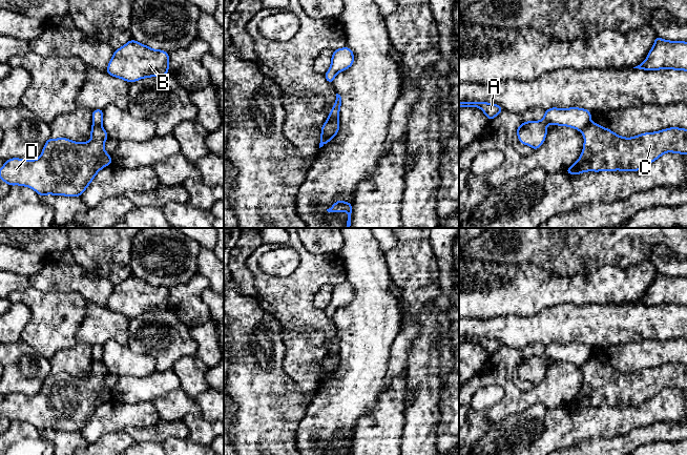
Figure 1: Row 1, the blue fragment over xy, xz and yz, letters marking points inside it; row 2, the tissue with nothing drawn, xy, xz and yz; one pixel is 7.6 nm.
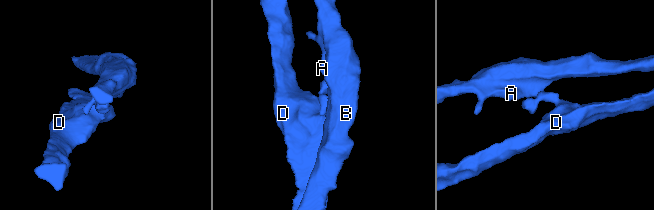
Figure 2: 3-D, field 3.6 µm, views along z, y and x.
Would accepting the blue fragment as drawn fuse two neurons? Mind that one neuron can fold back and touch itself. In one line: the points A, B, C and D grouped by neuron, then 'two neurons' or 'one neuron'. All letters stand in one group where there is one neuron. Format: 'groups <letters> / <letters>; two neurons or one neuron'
groups A B / C D; two neurons

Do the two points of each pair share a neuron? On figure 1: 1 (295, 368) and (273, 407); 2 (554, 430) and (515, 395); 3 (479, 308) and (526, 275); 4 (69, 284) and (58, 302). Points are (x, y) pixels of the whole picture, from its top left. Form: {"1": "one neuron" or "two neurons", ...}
{"1": "two neurons", "2": "two neurons", "3": "one neuron", "4": "two neurons"}

